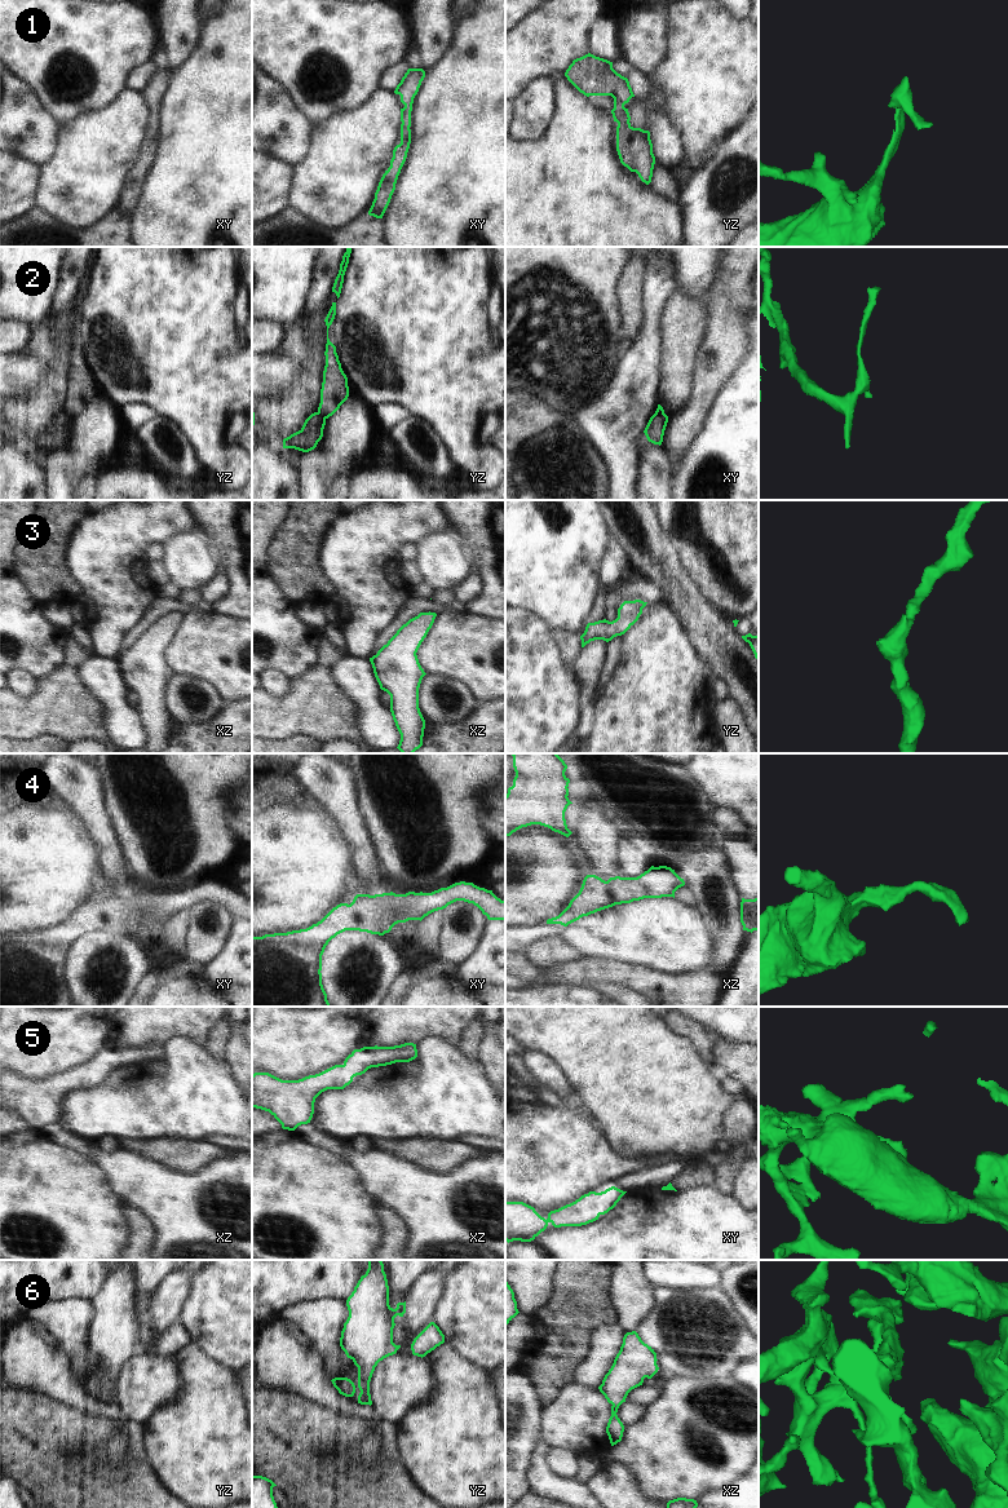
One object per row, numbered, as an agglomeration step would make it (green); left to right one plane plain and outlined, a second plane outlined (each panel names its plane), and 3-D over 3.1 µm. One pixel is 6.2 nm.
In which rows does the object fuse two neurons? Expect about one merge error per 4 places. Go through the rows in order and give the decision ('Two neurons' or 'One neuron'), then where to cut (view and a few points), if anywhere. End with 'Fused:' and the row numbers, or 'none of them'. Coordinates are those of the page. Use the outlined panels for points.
1: One neuron. No split
2: Two neurons. Split along yz (318, 411), (325, 419)
3: One neuron. No split
4: One neuron. No split
5: One neuron. No split
6: One neuron. No split
Fused: 2

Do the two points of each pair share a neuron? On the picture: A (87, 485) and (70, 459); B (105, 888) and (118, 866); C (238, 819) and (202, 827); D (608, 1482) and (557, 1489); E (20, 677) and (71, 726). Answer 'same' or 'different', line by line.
A: different
B: different
C: different
D: different
E: different

